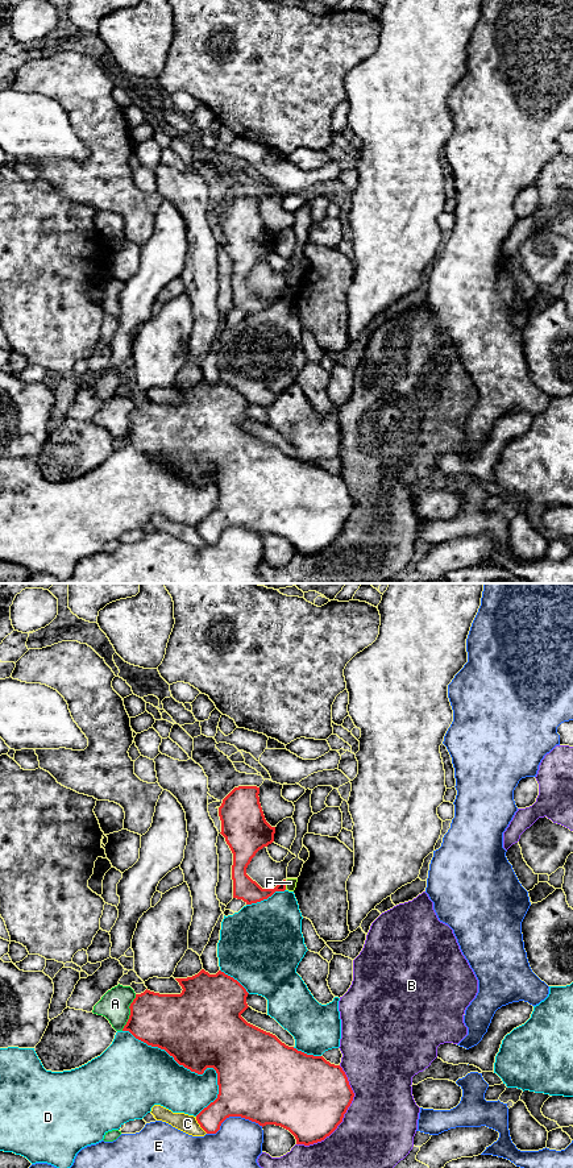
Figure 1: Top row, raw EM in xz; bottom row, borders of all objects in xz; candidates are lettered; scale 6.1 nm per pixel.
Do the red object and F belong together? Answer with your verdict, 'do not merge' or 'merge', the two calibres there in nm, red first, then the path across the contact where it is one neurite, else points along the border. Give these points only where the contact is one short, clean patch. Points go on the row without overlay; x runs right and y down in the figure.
do not merge; 140 nm thick on the red side, 60 nm on the other; border along xz (285, 290), (286, 299)

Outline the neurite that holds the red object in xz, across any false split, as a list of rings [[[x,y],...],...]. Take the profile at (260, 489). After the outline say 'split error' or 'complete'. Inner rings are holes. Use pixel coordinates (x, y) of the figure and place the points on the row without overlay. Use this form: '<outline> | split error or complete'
[[[202,379],[192,387],[175,390],[183,399],[180,404],[159,404],[148,399],[136,404],[123,441],[165,460],[191,482],[216,481],[217,508],[196,525],[207,544],[216,544],[229,527],[241,527],[262,537],[281,536],[295,546],[296,554],[304,556],[324,550],[337,539],[354,507],[340,475],[288,457],[275,445],[248,433],[241,424],[249,417],[249,403],[224,382],[209,385]]] | complete

